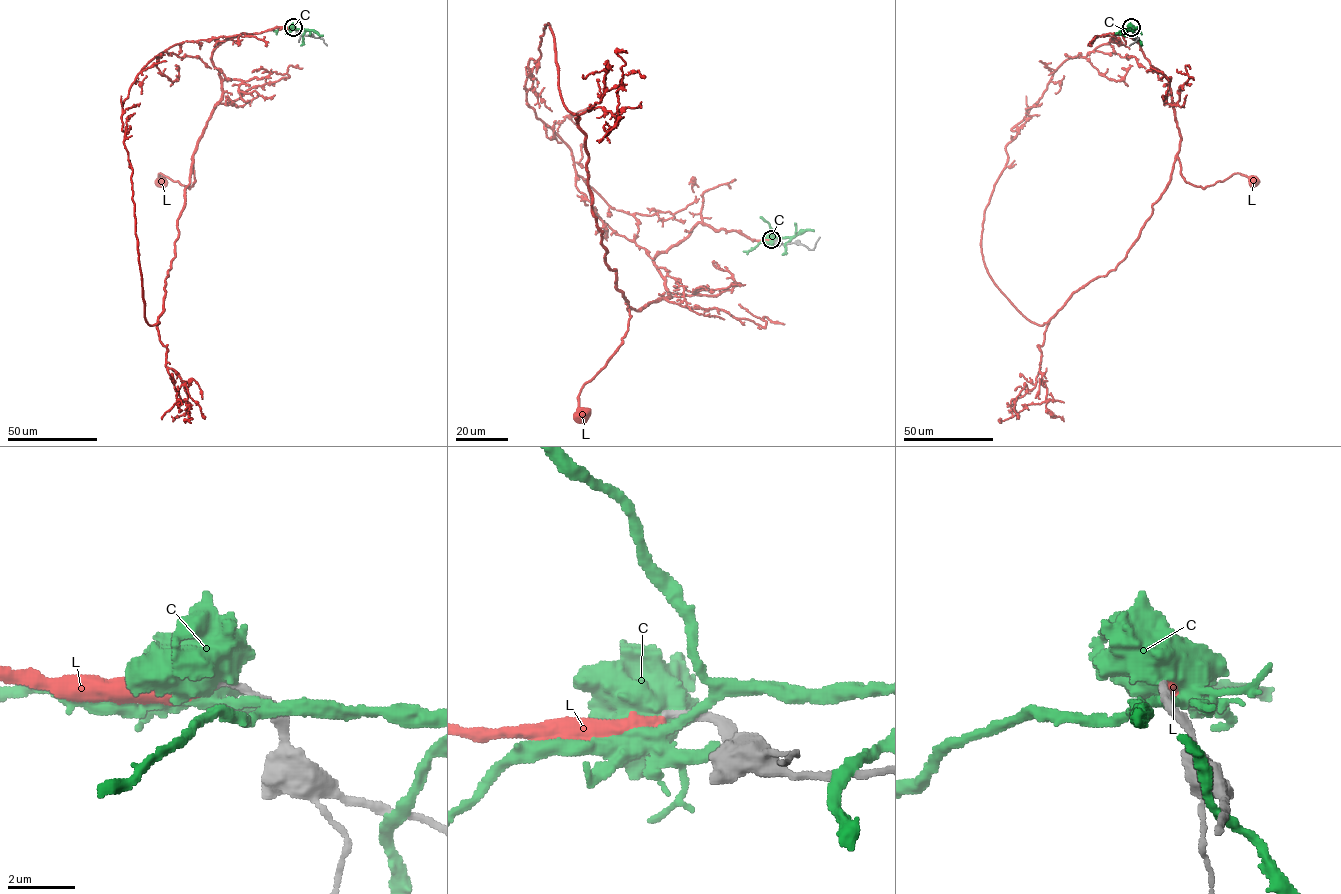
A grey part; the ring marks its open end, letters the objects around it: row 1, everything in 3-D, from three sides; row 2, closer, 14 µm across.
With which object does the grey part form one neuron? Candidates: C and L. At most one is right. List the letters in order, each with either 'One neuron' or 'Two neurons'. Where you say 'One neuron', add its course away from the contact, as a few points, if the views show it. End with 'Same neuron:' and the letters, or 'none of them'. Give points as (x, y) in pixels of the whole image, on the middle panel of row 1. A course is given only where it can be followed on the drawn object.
C: Two neurons
L: Two neurons
Same neuron: none of them

